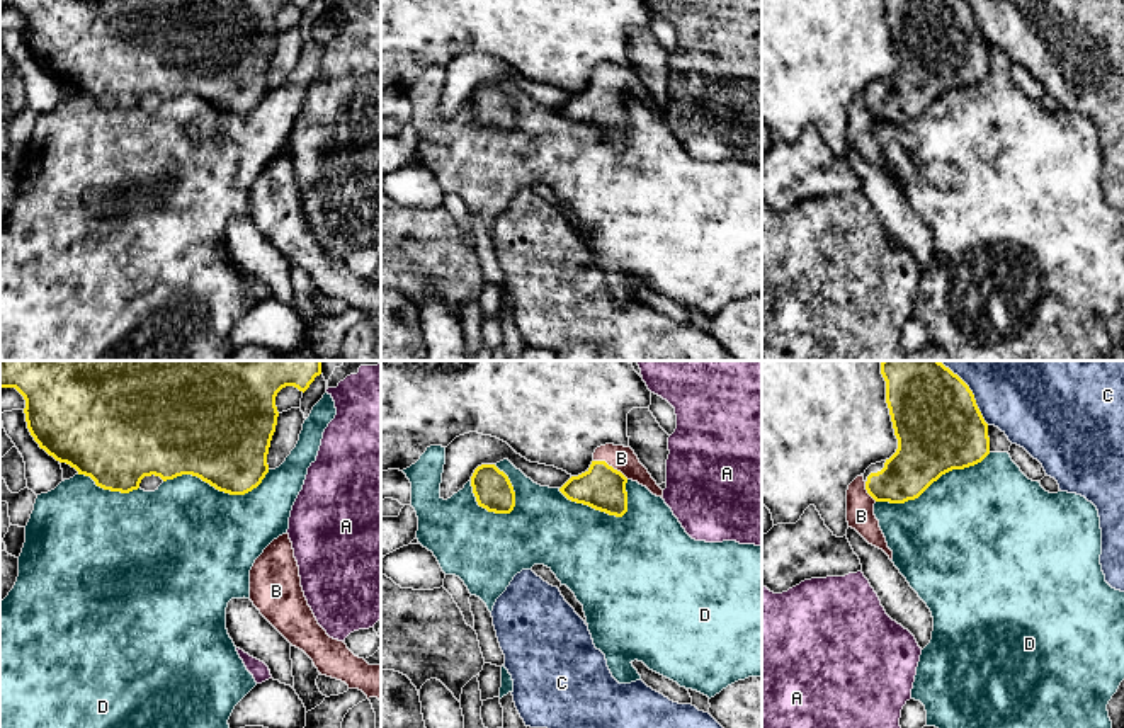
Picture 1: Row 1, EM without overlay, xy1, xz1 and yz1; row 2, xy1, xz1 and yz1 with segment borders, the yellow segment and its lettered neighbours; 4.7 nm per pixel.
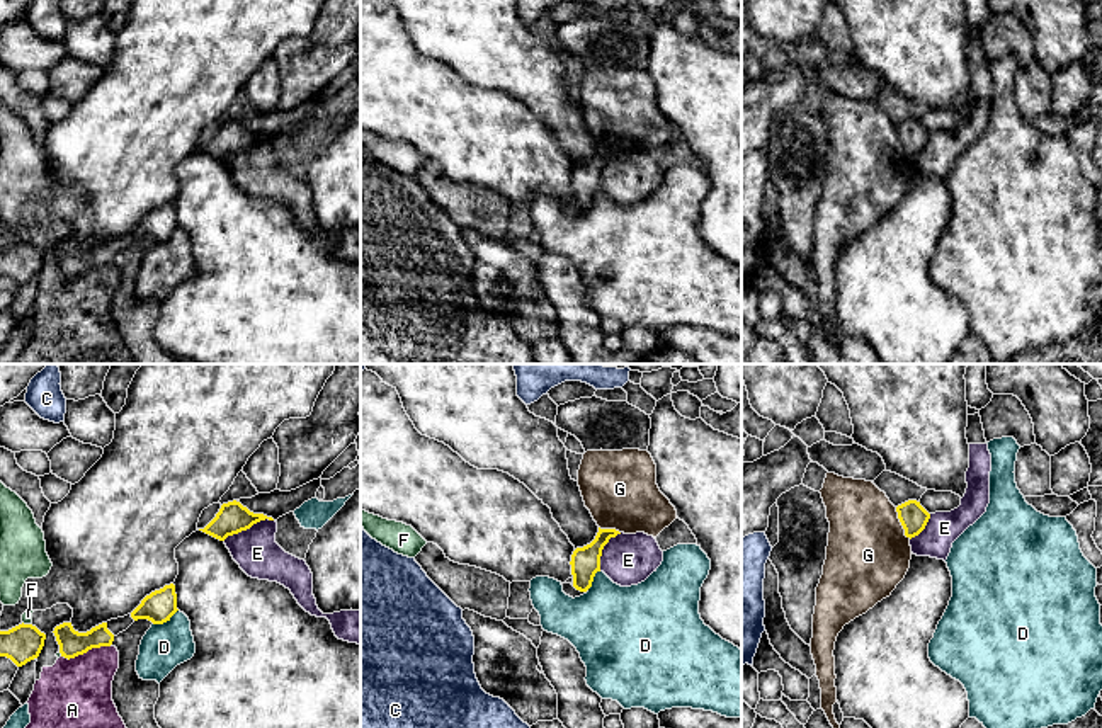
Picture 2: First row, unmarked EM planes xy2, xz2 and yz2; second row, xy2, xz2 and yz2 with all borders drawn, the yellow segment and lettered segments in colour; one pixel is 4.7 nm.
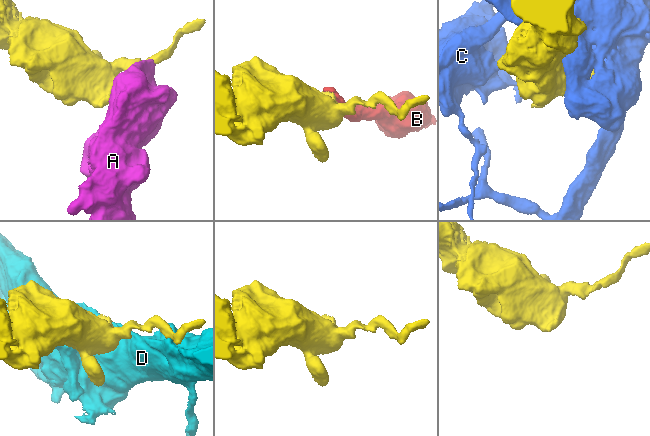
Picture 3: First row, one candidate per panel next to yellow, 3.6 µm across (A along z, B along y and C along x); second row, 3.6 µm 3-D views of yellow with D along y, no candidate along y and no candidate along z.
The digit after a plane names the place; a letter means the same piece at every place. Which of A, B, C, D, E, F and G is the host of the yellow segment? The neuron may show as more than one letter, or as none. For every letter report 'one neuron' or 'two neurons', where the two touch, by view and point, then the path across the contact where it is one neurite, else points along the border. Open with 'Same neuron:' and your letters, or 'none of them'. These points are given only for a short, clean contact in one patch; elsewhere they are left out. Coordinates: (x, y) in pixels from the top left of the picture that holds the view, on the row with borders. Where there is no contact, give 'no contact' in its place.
Same neuron: B
A: two neurons; contact xy2 (85, 652); border xy2 (111, 643), (92, 647), (68, 659), (62, 657)
B: one neuron; contact xz1 (611, 466); way xz1 (602, 487), (611, 466), (621, 458)
C: two neurons; contact yz1 (970, 390)
D: two neurons; contact yz1 (932, 482)
E: two neurons; contact xy2 (247, 528); border xy2 (272, 519), (254, 523), (223, 540)
F: two neurons; contact xy2 (28, 625)
G: two neurons; contact yz2 (902, 524); border yz2 (895, 507), (903, 533), (910, 538)

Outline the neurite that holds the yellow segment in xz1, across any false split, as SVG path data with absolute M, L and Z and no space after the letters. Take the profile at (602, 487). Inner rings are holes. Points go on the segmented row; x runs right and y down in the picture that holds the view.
M605 444L595 449L590 468L571 476L559 492L571 502L622 517L627 512L626 483L629 480L663 498L663 490L629 446Z

